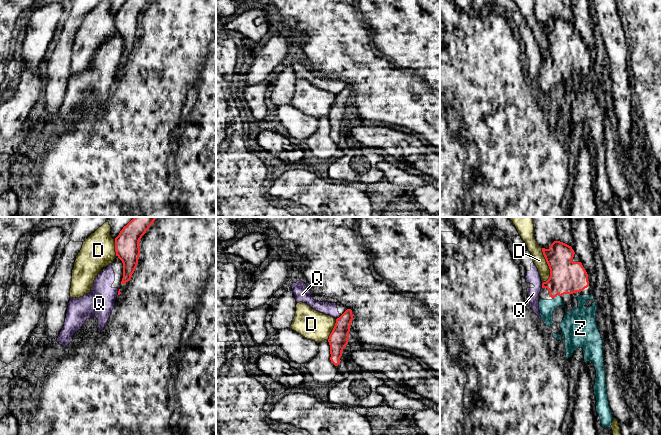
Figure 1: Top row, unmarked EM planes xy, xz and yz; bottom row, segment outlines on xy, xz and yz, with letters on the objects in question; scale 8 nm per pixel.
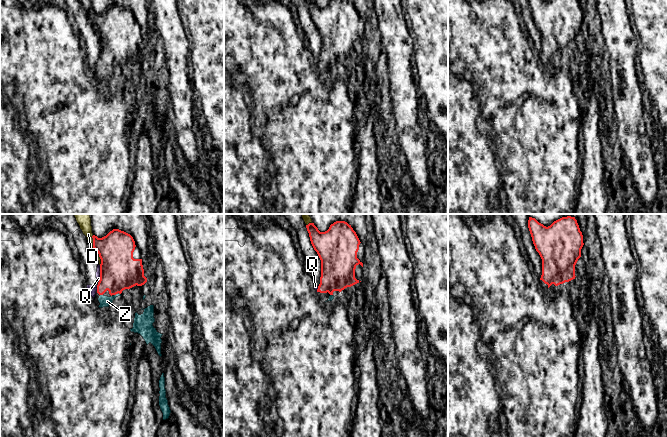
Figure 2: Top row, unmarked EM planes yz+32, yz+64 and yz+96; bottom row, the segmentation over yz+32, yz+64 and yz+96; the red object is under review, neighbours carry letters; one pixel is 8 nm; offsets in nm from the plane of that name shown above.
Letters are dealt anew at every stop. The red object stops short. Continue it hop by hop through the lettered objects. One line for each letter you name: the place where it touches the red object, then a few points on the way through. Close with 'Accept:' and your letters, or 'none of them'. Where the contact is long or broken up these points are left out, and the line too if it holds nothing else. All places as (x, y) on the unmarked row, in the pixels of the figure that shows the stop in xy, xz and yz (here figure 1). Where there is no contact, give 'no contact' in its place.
Z: contact yz (557, 70); way yz (566, 53), (557, 62), (557, 70), (565, 89), (577, 94)
Accept: Z

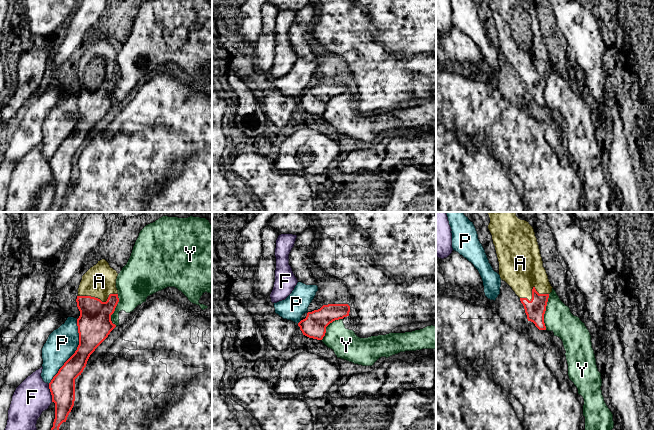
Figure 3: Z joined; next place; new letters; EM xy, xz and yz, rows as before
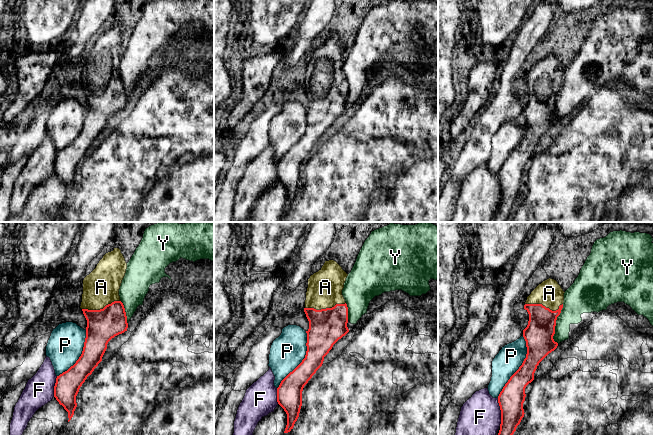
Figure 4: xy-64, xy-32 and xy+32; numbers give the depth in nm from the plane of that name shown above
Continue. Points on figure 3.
A: contact xy (98, 75); way xy (94, 100), (98, 75), (99, 57)
Accept: A

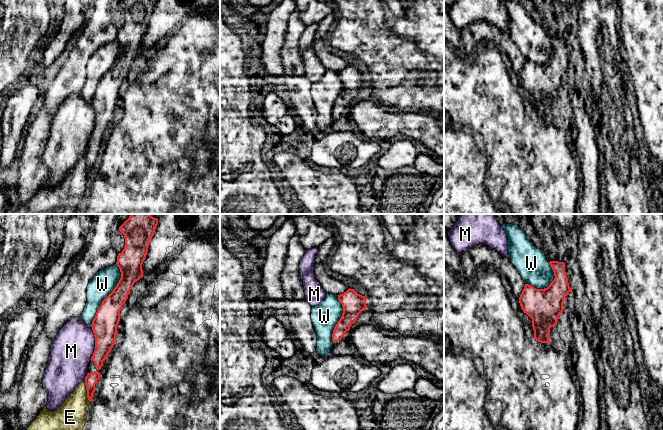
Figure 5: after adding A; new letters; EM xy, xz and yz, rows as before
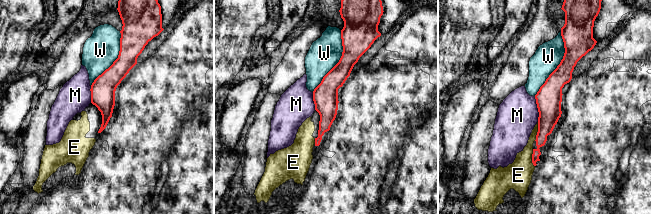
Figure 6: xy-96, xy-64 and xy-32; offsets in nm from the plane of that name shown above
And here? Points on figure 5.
Accept: none of them

